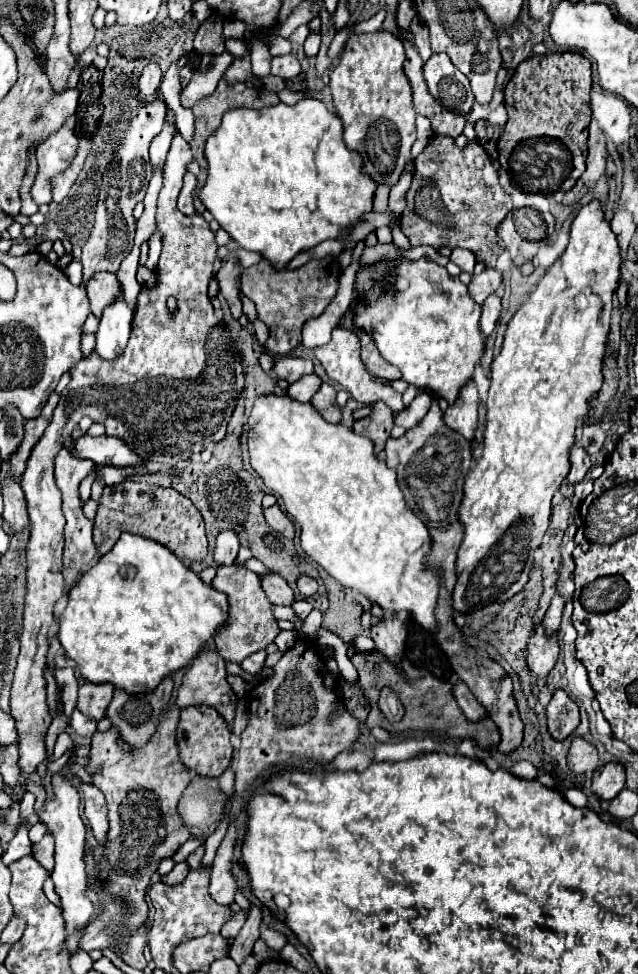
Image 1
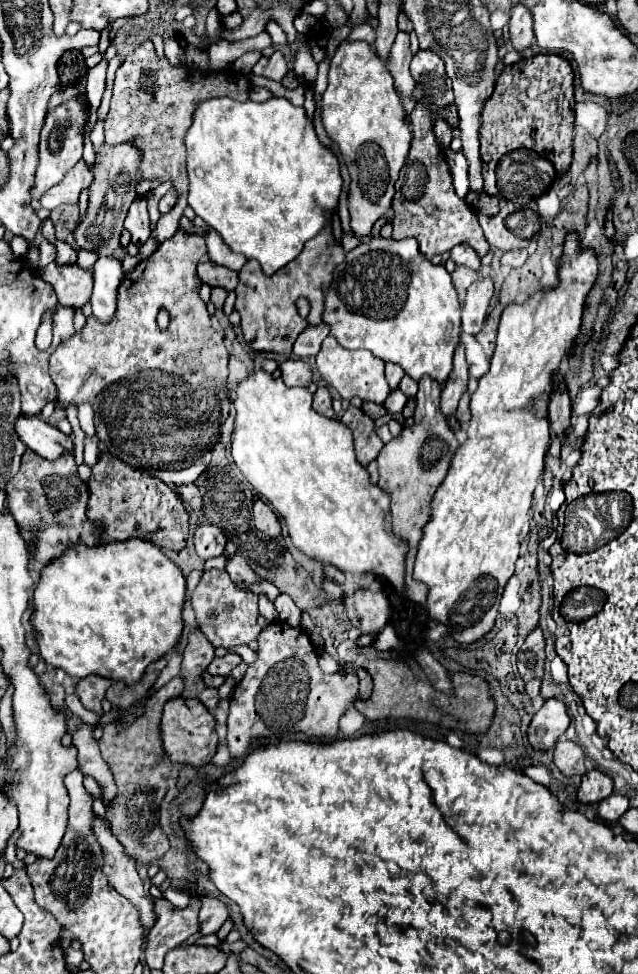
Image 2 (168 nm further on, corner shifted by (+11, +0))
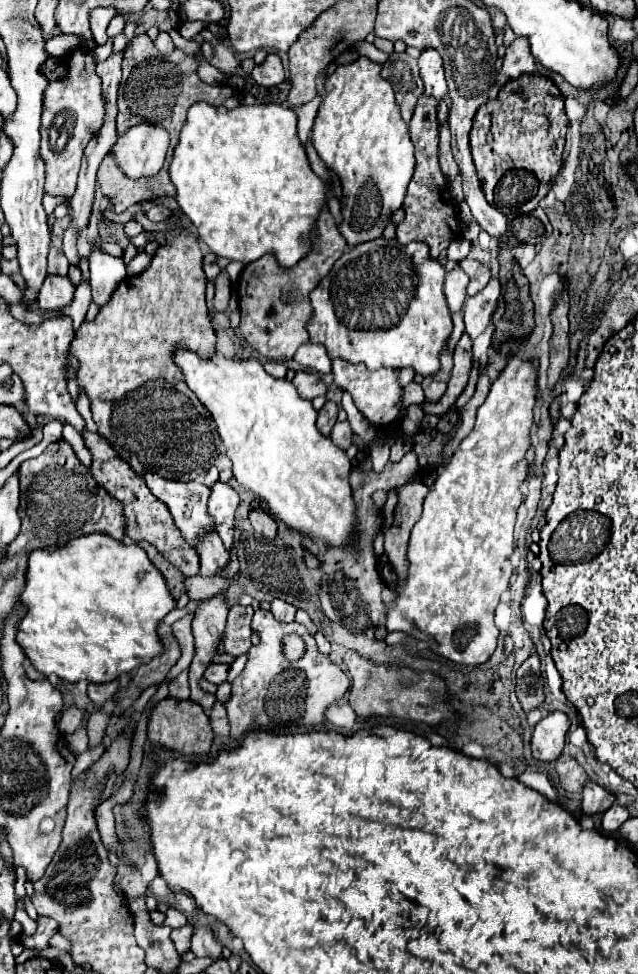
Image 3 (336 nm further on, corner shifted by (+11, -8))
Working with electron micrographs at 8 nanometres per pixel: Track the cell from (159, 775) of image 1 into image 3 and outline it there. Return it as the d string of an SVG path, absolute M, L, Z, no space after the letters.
M189 669L181 671L171 683L169 683L169 697L175 699L189 699L189 679L187 679Z

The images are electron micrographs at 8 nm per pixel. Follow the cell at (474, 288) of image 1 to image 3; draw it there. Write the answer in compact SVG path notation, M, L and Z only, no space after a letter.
M459 265L453 271L447 273L447 277L445 277L445 297L447 297L447 305L449 305L451 313L455 313L463 307L467 283L469 283L469 277Z

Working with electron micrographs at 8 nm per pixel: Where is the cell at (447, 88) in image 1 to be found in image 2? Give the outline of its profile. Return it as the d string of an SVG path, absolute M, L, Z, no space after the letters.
M419 51L411 61L411 75L415 79L415 95L429 105L443 111L453 103L451 79L445 73L445 63L433 51Z

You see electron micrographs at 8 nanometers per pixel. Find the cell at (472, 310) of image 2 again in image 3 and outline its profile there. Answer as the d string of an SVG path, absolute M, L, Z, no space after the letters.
M491 277L489 285L481 289L473 299L469 297L465 303L465 329L471 339L477 339L489 325L497 299L501 295L501 285L497 277Z

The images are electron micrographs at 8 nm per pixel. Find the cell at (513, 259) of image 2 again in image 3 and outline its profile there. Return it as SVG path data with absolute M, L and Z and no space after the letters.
M529 243L517 245L517 247L513 249L513 255L517 257L519 265L525 269L525 267L527 267L527 265L533 261L533 257L535 257L535 247L533 247L533 245L529 245Z

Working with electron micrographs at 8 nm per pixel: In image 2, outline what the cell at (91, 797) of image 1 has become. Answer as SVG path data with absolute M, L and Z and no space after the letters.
M93 815L93 833L103 849L103 873L109 879L109 883L133 905L137 905L141 913L141 921L145 921L145 935L149 931L149 925L153 925L153 901L145 895L143 881L137 875L135 863L131 857L125 855L123 845L111 835L111 829L105 825L105 821L97 815Z

